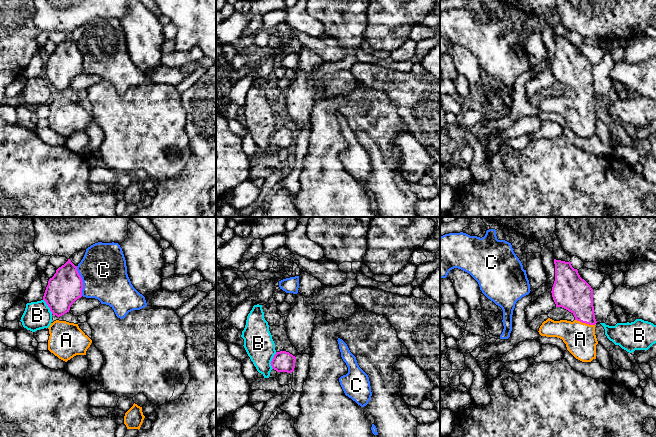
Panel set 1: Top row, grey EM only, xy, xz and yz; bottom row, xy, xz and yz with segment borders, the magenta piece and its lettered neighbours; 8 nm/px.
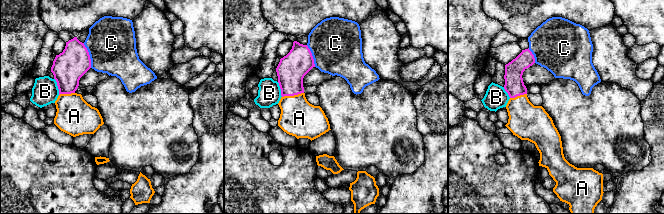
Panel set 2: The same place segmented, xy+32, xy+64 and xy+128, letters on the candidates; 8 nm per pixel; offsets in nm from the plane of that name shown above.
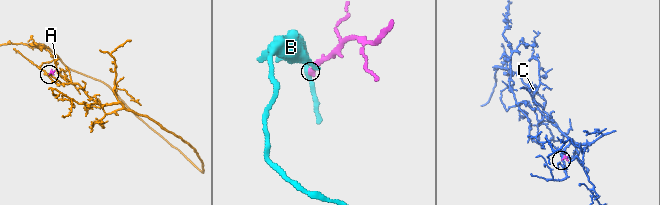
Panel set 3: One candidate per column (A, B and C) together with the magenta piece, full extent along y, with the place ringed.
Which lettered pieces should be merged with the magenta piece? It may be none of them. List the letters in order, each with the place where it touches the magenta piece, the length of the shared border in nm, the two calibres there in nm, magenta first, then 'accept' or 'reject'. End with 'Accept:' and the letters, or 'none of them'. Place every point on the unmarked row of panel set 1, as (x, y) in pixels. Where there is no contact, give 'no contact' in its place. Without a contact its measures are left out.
A: contact yz (585, 98); length 170 nm; calibres 280 and 260 nm; accept
B: contact xz (272, 136); length 140 nm; calibres 170 and 240 nm; reject
C: contact xy (82, 57); length 240 nm; calibres 280 and 380 nm; reject
Accept: A

